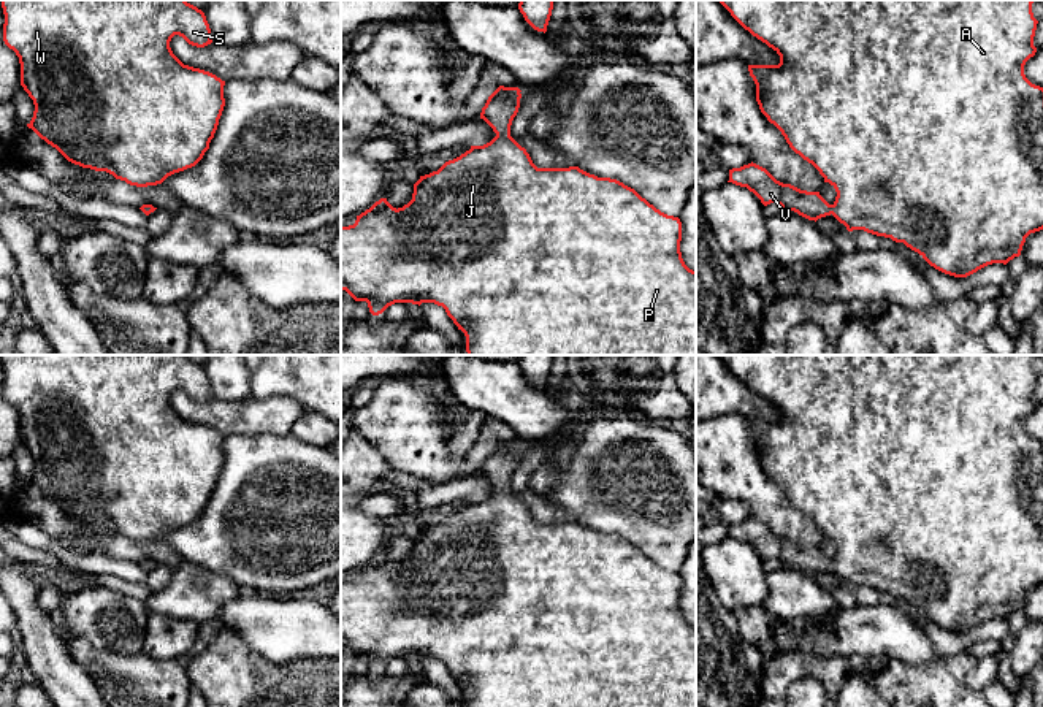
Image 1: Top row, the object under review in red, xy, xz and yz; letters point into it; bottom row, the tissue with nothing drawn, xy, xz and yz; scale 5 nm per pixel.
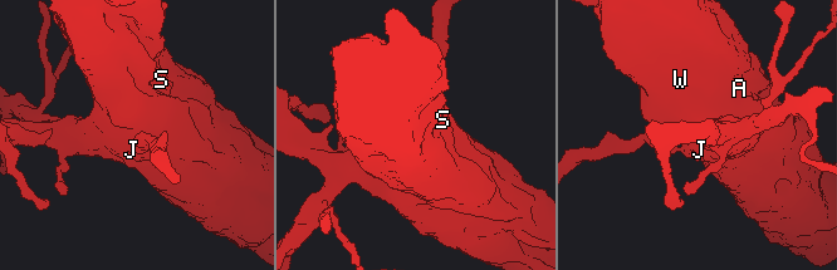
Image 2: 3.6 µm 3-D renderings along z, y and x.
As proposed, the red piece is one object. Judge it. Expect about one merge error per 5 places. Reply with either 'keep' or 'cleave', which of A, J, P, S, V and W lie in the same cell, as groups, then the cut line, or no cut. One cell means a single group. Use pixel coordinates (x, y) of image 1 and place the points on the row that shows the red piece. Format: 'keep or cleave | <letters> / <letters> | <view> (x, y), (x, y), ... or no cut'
keep | A J P S V W | no cut

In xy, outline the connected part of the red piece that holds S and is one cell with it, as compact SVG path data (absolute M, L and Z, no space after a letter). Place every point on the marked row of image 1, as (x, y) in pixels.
M0 0L5 24L3 41L16 52L21 63L21 86L33 100L35 111L27 124L41 139L55 147L68 162L95 171L106 171L130 185L147 187L162 184L168 176L195 166L209 149L209 143L222 116L225 98L225 81L216 75L184 65L171 51L170 41L174 35L189 44L204 48L212 43L206 16L185 0Z

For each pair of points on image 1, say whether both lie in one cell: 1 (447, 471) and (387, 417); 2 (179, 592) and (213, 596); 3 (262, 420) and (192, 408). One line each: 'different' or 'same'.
1: same
2: same
3: same

